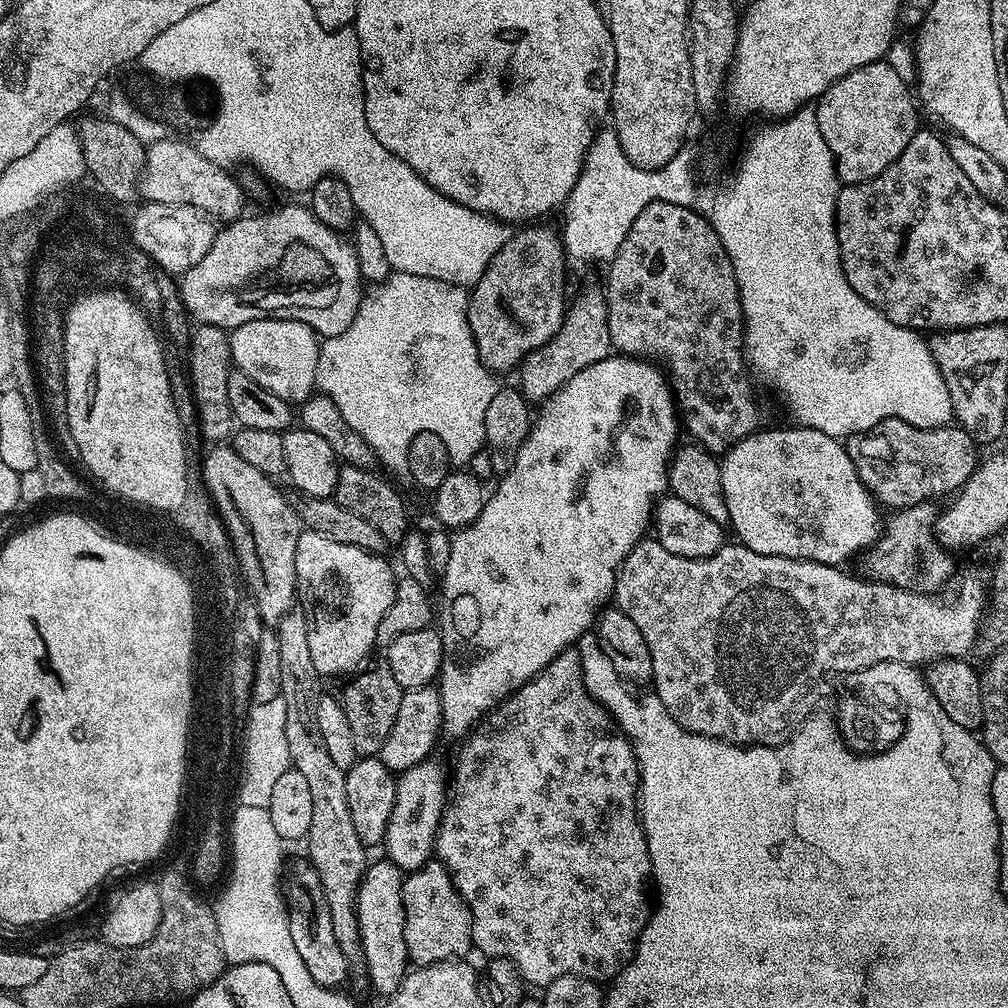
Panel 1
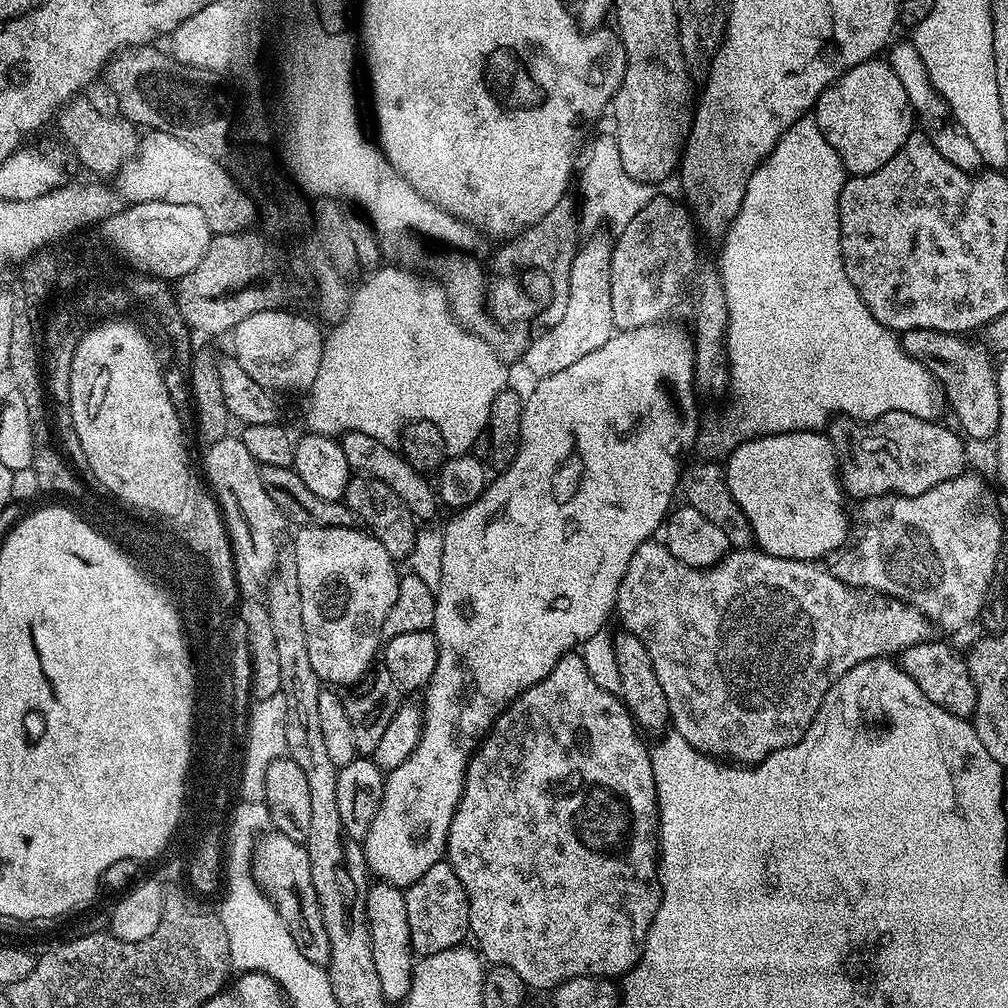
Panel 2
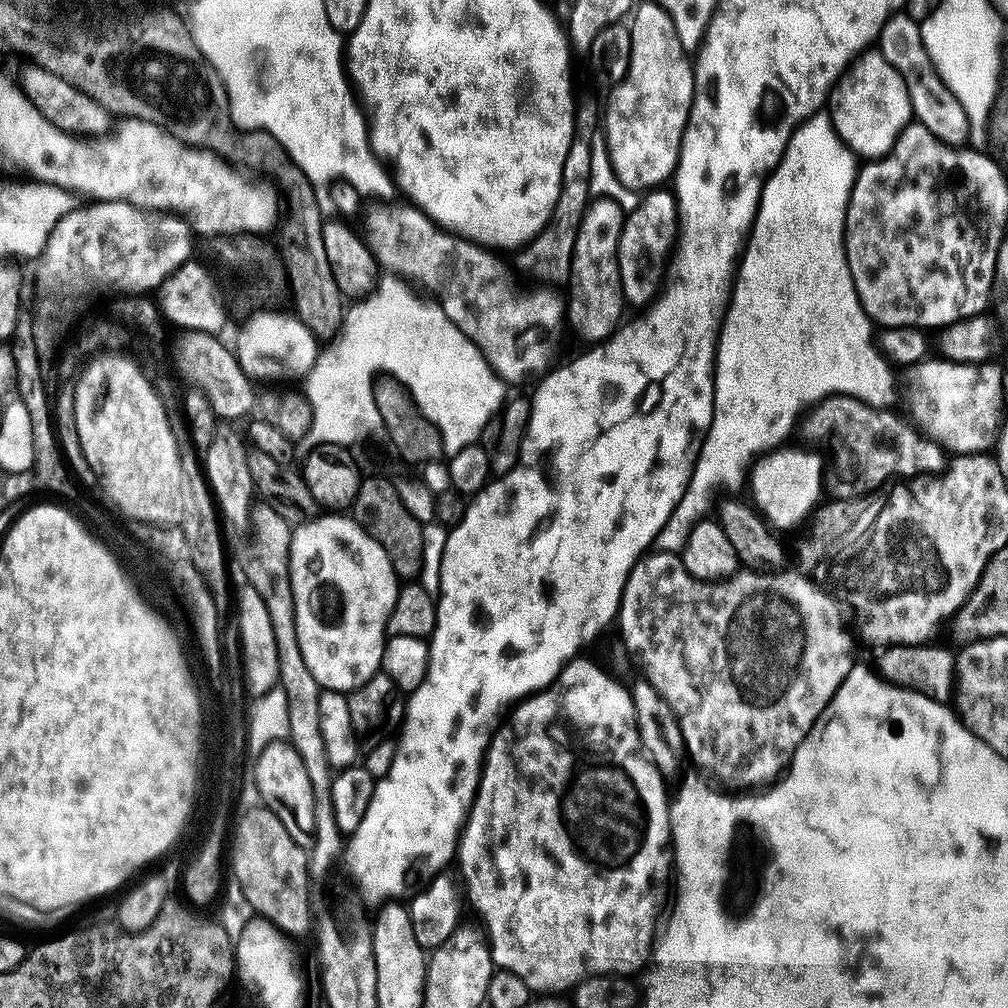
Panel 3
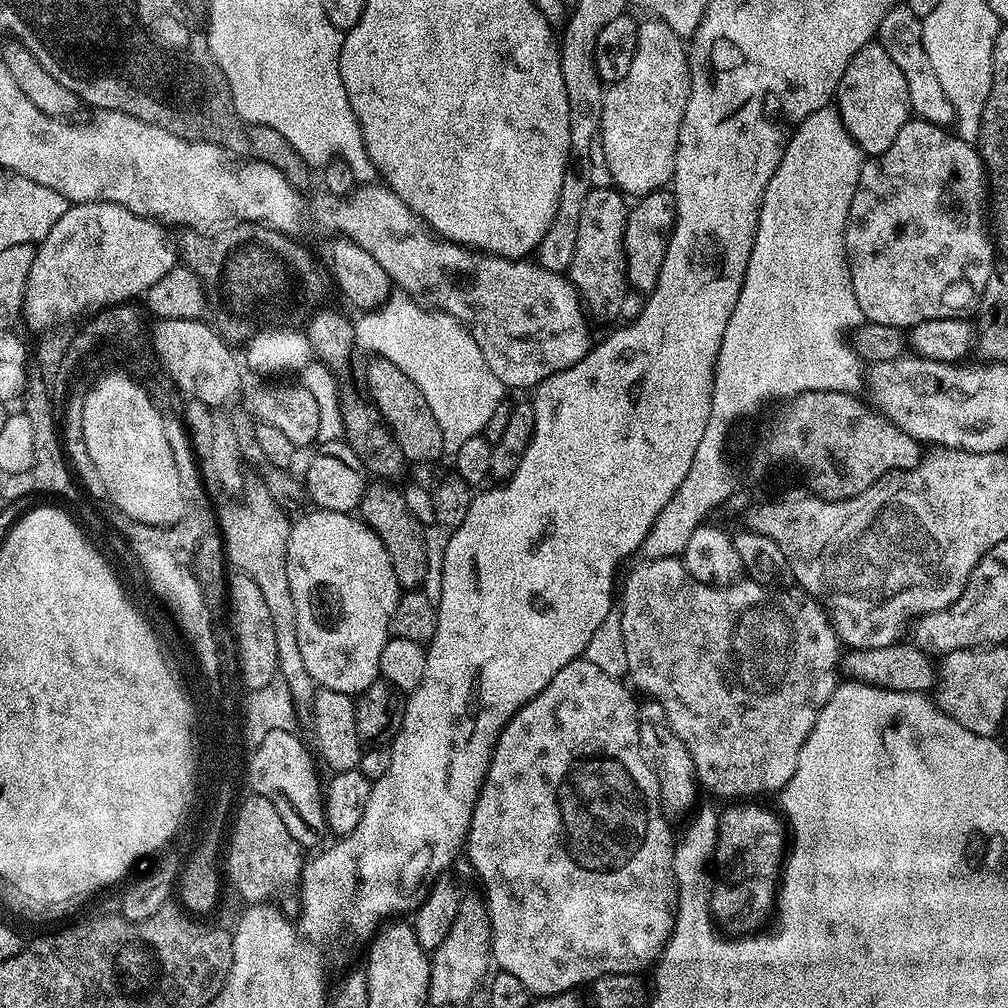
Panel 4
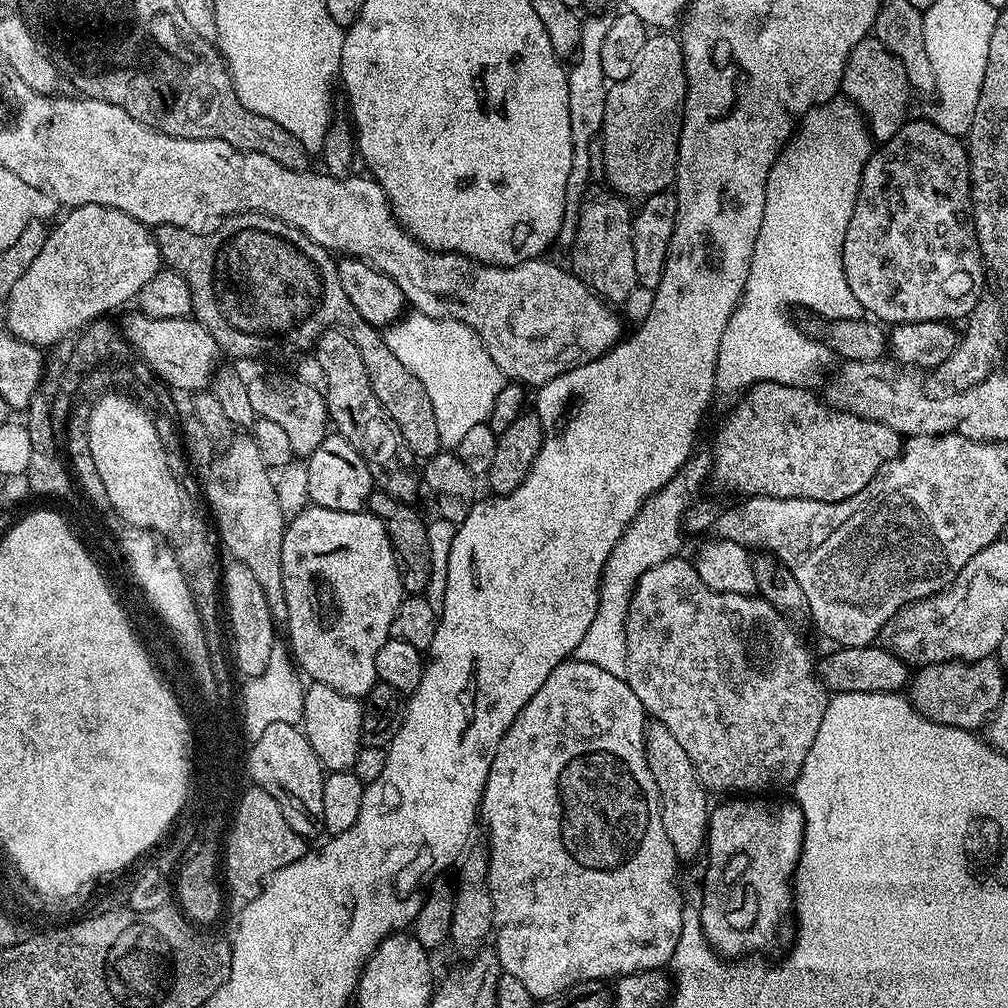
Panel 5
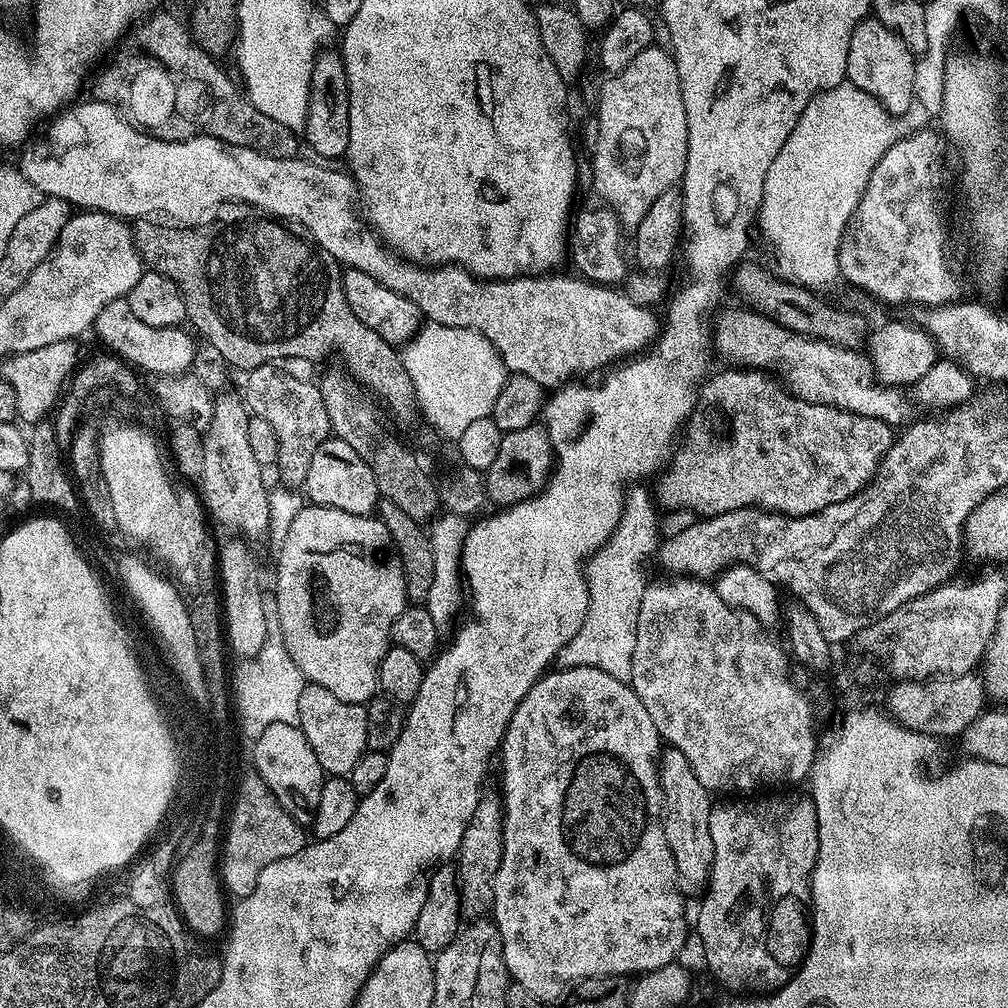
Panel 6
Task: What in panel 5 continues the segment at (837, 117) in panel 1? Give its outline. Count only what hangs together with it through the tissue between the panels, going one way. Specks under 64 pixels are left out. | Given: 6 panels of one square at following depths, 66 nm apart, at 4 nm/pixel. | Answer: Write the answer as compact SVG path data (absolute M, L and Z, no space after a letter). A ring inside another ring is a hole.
M869 34L862 42L858 42L858 46L854 46L848 64L844 67L842 92L863 113L871 135L875 139L877 136L880 142L891 140L905 123L904 107L908 104L907 94L910 92L908 79L898 58L886 50L886 46L882 46L874 34Z

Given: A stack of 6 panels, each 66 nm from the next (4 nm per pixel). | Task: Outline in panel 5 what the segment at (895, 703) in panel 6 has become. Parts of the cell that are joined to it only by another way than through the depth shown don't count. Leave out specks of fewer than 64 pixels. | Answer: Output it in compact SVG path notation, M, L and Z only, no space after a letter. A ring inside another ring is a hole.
M999 659L949 660L946 664L925 664L911 677L906 695L913 708L939 724L980 730L996 712L1006 691L1004 672Z

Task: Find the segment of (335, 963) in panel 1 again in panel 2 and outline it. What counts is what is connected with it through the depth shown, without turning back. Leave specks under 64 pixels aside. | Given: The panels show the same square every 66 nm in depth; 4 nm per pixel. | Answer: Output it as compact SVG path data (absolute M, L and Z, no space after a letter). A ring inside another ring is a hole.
M275 830L263 833L258 855L254 860L256 885L268 895L273 908L282 914L282 922L290 930L298 950L302 950L310 962L324 966L330 958L330 938L326 934L326 922L322 922L322 906L314 890L314 878L310 875L310 854L299 840L286 838L286 834Z

